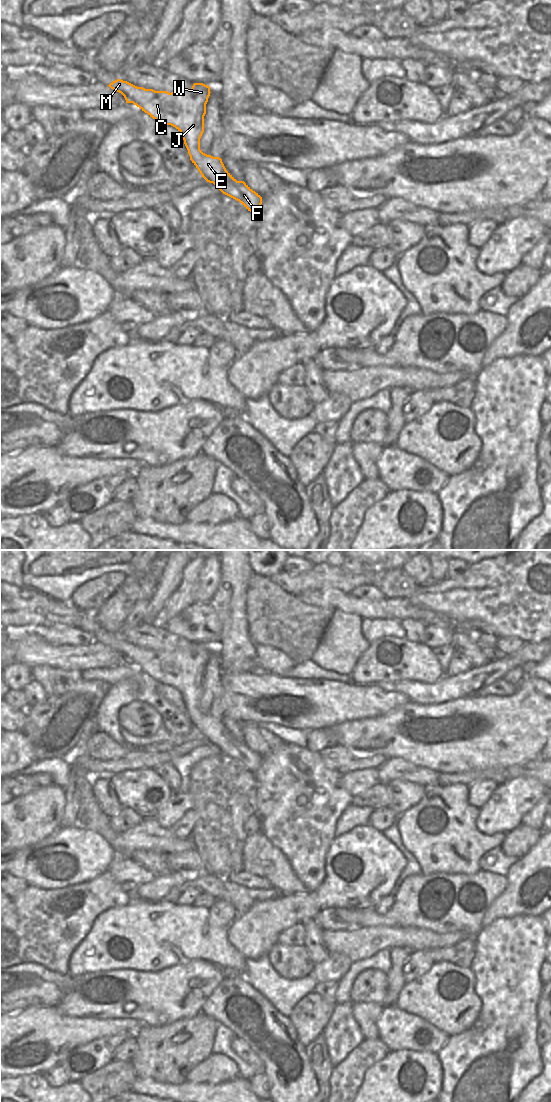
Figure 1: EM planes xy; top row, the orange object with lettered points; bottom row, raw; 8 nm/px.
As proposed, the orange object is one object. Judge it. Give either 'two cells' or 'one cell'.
one cell

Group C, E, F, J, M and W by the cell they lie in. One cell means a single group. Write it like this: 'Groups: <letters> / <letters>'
Groups: C E F J M W.

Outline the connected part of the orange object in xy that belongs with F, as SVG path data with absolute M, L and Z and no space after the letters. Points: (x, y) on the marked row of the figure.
M121 79L113 81L108 86L121 93L126 103L133 103L159 123L175 127L182 134L190 160L202 177L207 182L213 183L223 194L239 201L253 215L258 211L262 204L262 197L244 181L237 181L226 170L221 158L207 155L200 150L200 138L204 132L206 104L211 93L209 86L203 83L194 83L191 89L177 89L171 93L137 87Z

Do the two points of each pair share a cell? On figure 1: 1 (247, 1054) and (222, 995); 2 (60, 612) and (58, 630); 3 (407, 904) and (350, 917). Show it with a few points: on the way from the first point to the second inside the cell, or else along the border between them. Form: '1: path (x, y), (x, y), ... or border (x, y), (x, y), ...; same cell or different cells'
1: border (236, 1036), (242, 1039), (258, 1056); different cells
2: border (36, 628), (68, 624), (82, 629); different cells
3: path (393, 918), (364, 917); same cell

